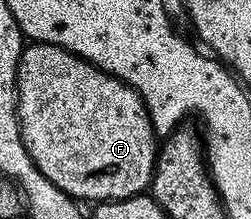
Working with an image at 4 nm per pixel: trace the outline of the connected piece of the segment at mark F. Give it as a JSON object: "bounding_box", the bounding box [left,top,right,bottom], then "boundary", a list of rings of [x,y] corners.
{"bounding_box":[17,41,157,201],"boundary":[[[31,41],[24,46],[19,58],[17,110],[19,112],[19,131],[23,135],[23,144],[29,153],[29,157],[46,179],[53,181],[53,185],[57,185],[57,189],[61,189],[72,199],[76,201],[84,201],[83,199],[95,199],[94,201],[128,199],[134,195],[144,194],[150,188],[151,178],[155,172],[157,136],[151,124],[151,114],[148,113],[147,106],[143,104],[143,98],[128,83],[122,83],[120,79],[115,79],[109,72],[85,62],[81,56],[74,55],[72,51],[66,51],[57,45]]]}

